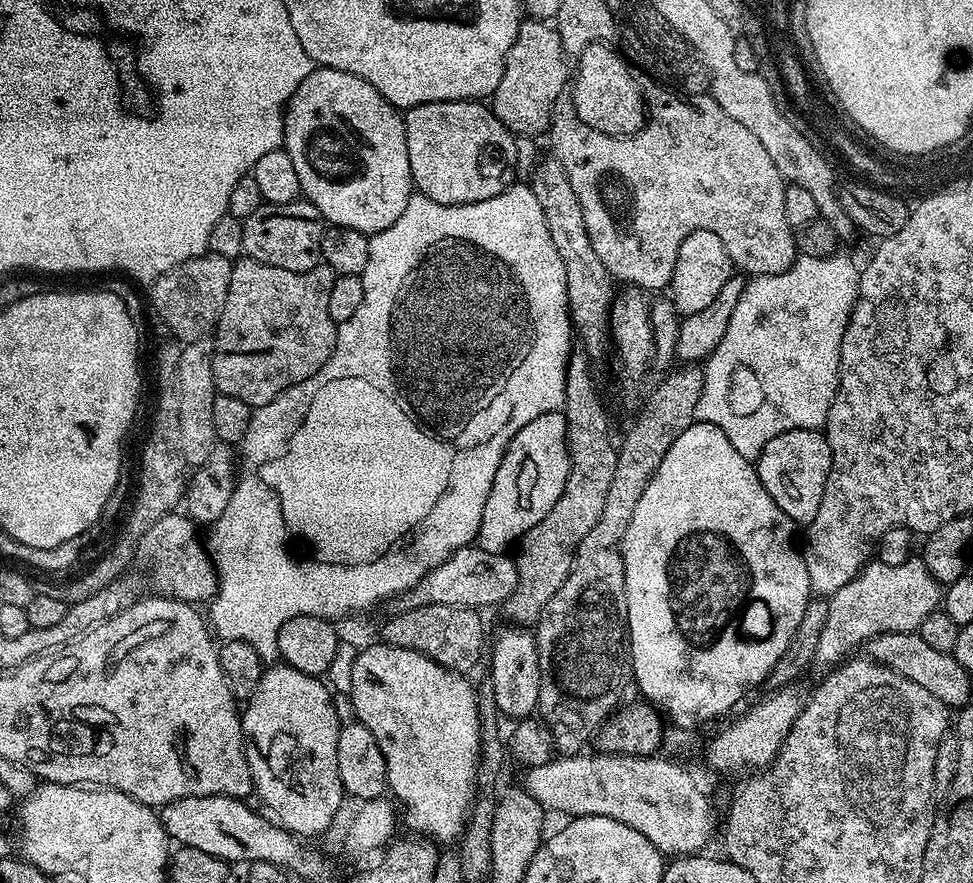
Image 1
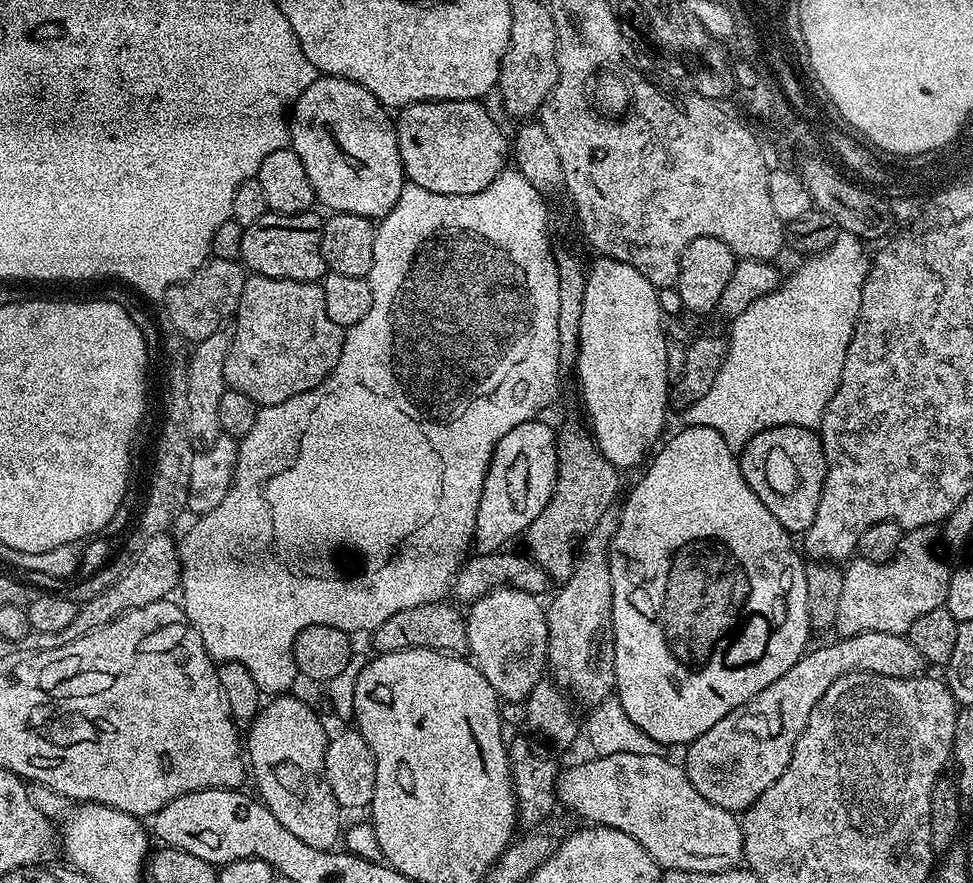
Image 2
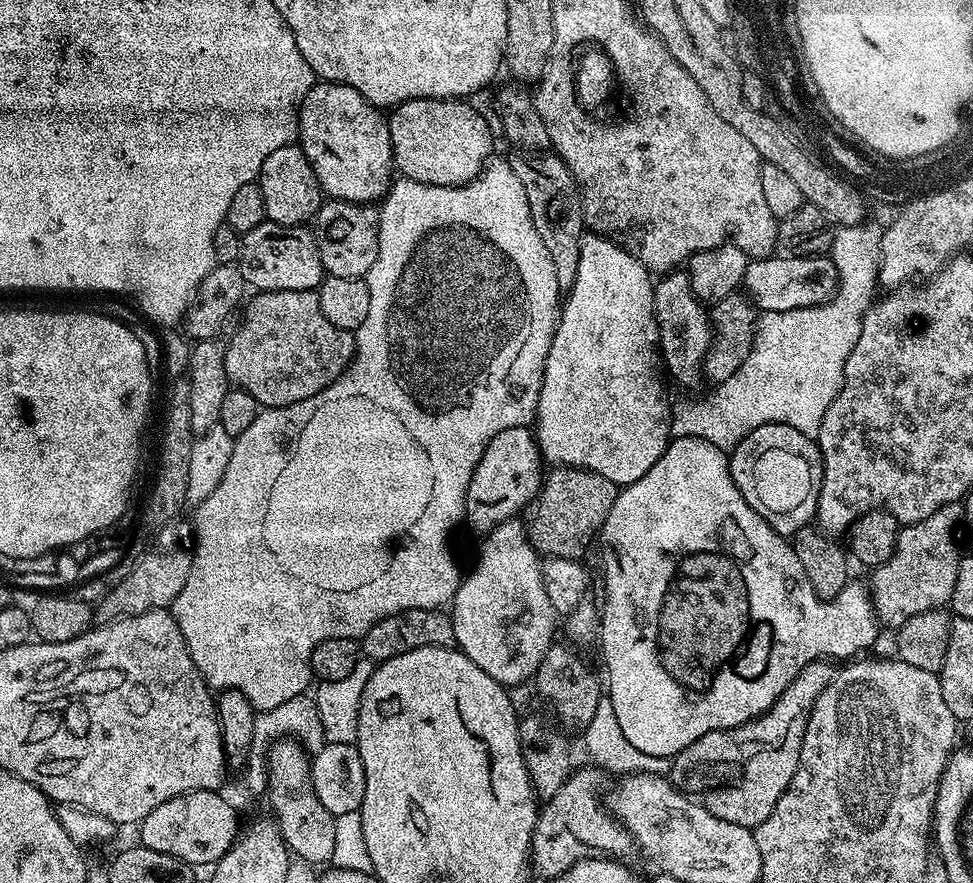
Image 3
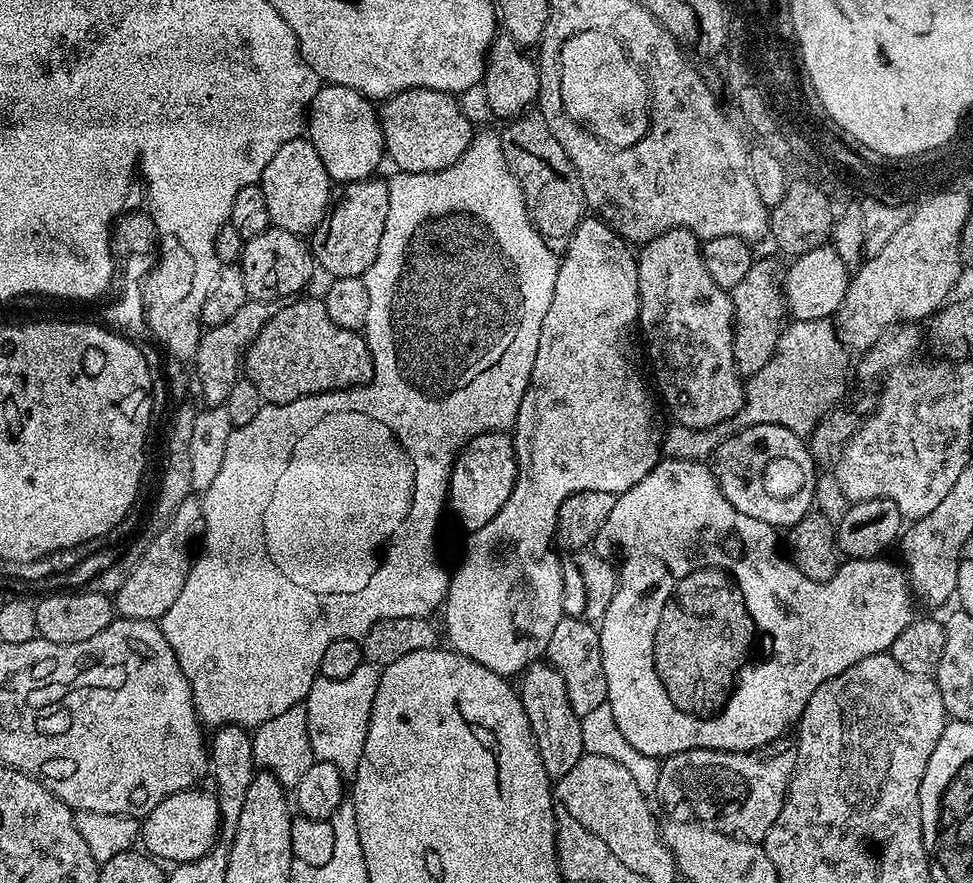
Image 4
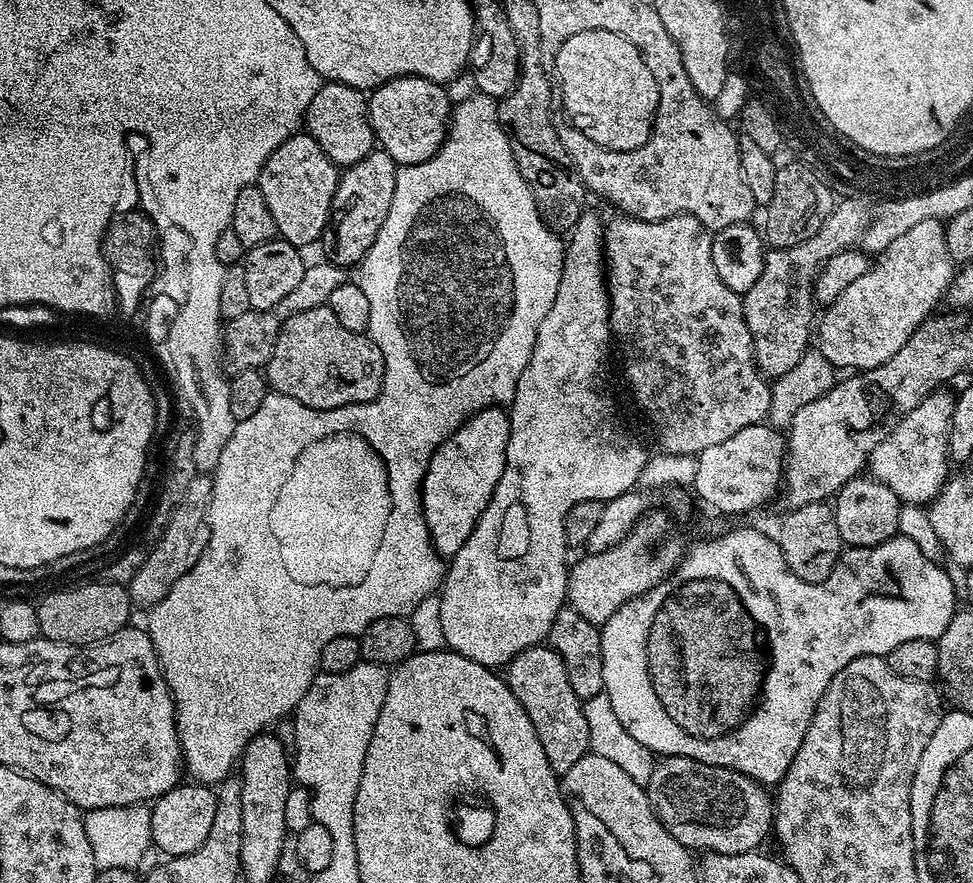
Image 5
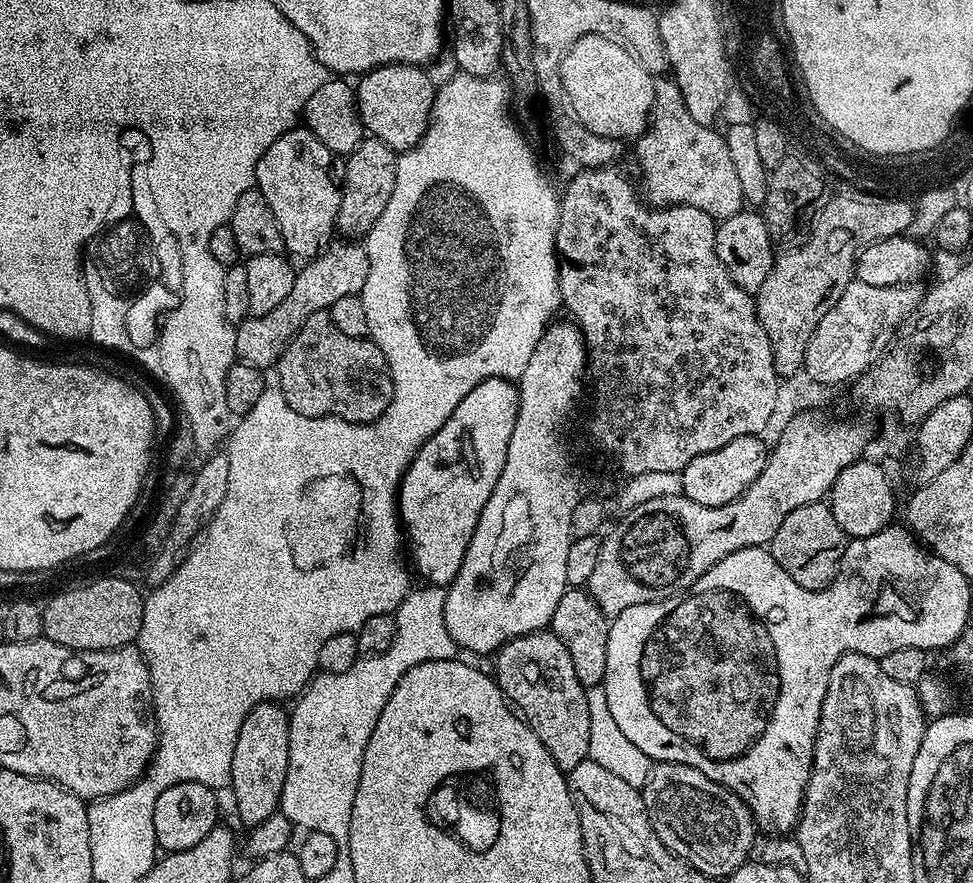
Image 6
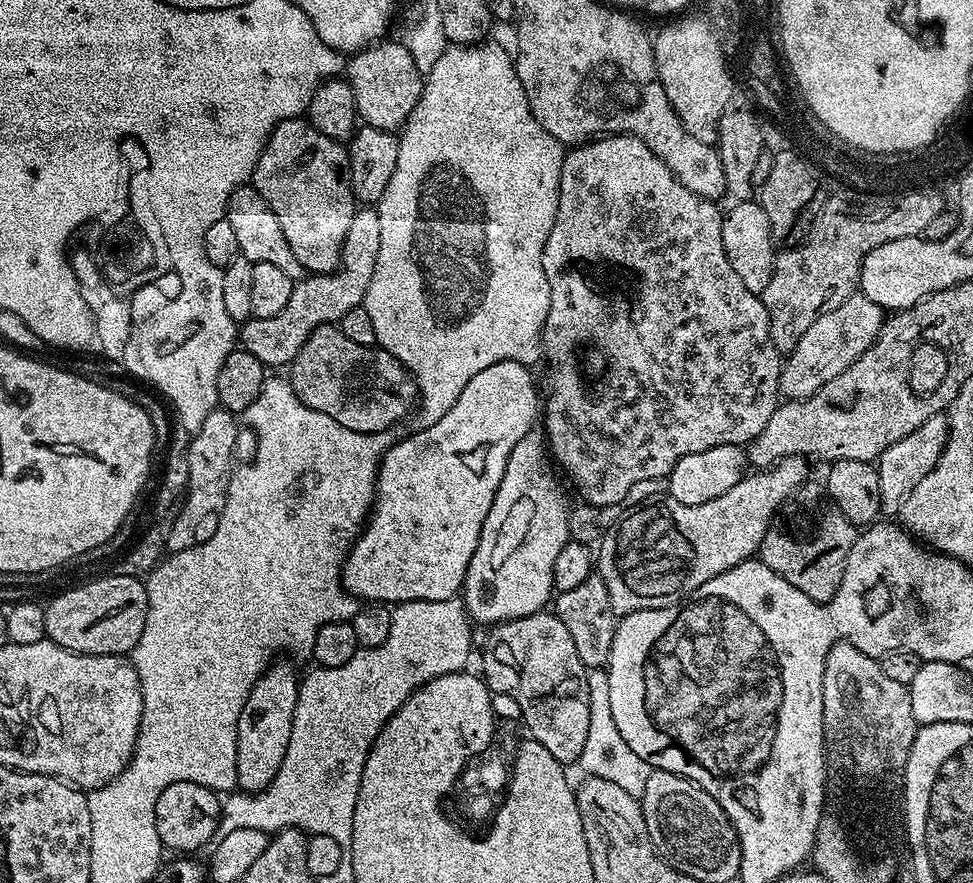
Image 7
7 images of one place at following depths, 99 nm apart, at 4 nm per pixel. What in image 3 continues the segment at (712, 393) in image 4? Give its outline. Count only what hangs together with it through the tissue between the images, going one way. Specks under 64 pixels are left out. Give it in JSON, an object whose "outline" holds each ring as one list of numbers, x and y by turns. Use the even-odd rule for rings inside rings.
{"outline":[[673,270,655,281,656,322,660,326,660,354,666,372,684,388,702,380,702,365,712,344,712,317,705,301,694,294,684,270]]}

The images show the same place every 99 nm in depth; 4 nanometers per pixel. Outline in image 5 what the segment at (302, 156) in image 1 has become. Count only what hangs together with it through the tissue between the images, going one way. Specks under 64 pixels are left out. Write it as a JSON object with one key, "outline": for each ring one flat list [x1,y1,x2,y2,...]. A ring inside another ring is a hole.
{"outline":[[321,83,318,94,314,94,314,102,310,102,308,107,306,132,316,139,318,146,322,146,326,158,330,158,341,169,348,168,354,162,362,162,366,154,374,151,365,93,345,84]]}

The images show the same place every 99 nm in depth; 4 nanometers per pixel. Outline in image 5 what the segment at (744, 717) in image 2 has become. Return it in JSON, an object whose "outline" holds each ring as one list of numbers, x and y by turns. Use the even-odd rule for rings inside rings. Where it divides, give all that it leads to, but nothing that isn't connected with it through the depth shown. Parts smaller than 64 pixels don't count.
{"outline":[[663,757,657,763,646,791,662,826,666,826,682,846,697,853,700,851,700,854,757,851,767,836,769,839,774,824,774,800,765,785,741,772,710,766,694,758]]}

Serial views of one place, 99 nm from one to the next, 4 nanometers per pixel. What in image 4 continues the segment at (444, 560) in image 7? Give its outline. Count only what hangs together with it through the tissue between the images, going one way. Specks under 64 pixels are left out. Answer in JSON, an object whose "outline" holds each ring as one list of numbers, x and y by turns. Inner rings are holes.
{"outline":[[507,431,478,434,465,448,460,449,452,464,447,507,456,515,465,533,471,534,486,526,486,522,490,522,490,518,506,506,506,498,510,498,515,481,516,451,511,435]]}

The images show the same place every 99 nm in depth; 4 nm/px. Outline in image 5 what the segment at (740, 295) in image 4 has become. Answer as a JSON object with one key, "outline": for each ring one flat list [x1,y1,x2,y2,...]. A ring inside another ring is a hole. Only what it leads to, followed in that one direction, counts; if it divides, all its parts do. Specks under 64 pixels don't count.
{"outline":[[844,200,841,204,839,201,826,222,822,222,818,234,806,238,806,242,798,246,765,251,758,282,754,282,754,286,750,286,750,290,742,296,744,321,754,342,754,358,758,370,765,378,790,374,790,370,794,370,805,352,809,351,808,339,814,336,812,304,816,276,825,262,834,258,834,254,859,245,873,215,873,209,868,209,860,200]]}

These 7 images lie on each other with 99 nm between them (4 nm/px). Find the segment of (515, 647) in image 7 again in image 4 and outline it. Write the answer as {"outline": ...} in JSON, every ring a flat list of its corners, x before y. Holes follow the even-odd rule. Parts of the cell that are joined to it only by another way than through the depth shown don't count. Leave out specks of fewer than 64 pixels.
{"outline":[[547,662,532,664,524,669,519,680,520,701,526,710,530,730,536,739,542,766,546,766,549,780,558,781,562,778,562,774,567,774,578,763,578,758,586,755,582,746,580,717,574,714,574,710,570,706,570,694,566,690,566,682,562,678,562,674,558,670,554,670,551,664]]}

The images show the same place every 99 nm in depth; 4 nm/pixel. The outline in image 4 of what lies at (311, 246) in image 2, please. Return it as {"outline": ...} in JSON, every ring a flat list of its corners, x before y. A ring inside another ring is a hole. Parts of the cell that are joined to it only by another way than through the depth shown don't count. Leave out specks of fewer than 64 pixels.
{"outline":[[269,226,265,232,258,234,258,238,244,241,238,267,242,270,242,278,246,278,246,294,249,300,284,302,303,293,300,291,311,282,312,271,315,273,318,265,312,259,312,250,305,237]]}

